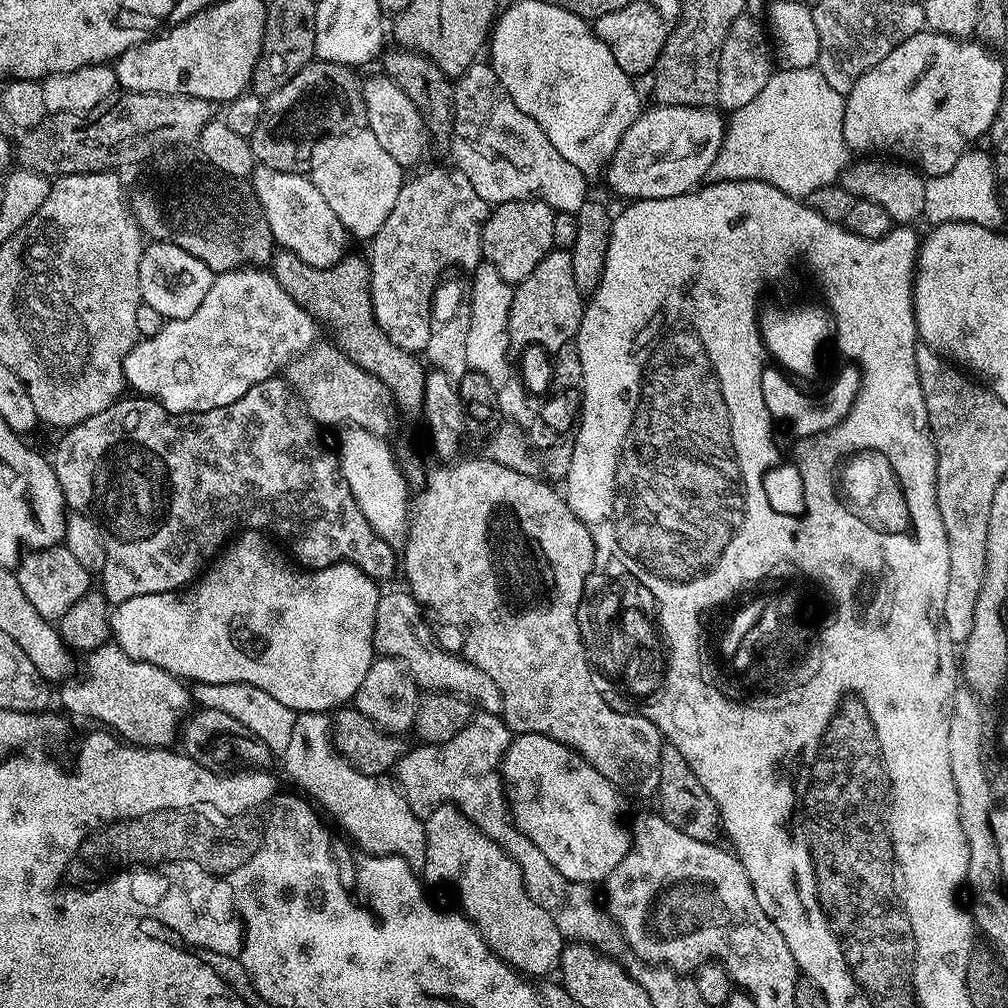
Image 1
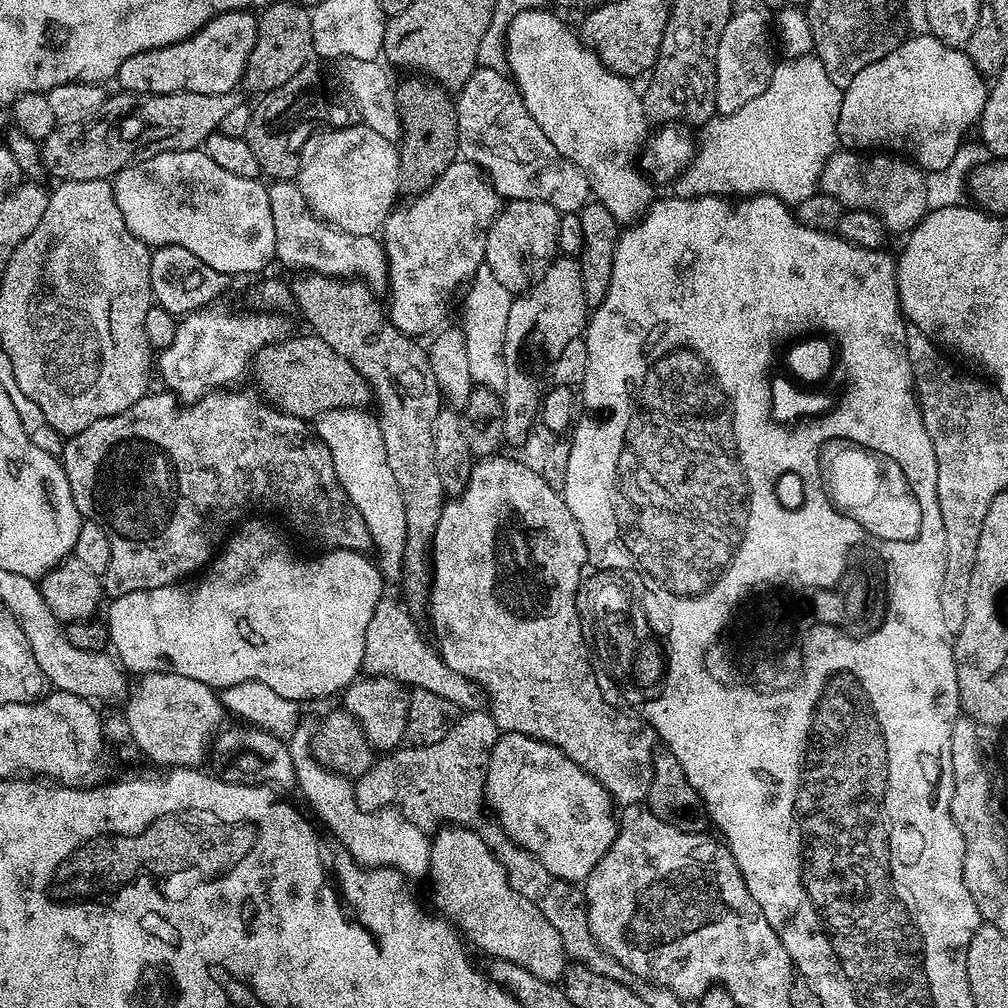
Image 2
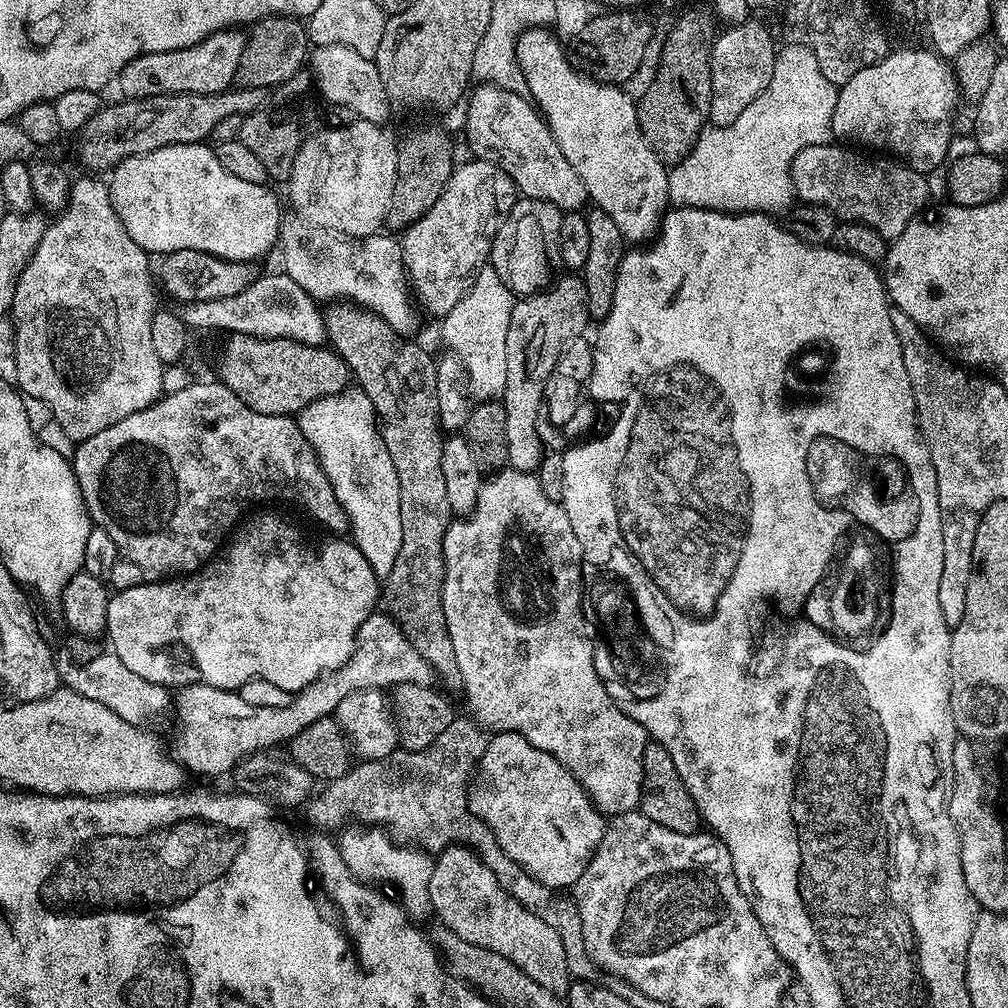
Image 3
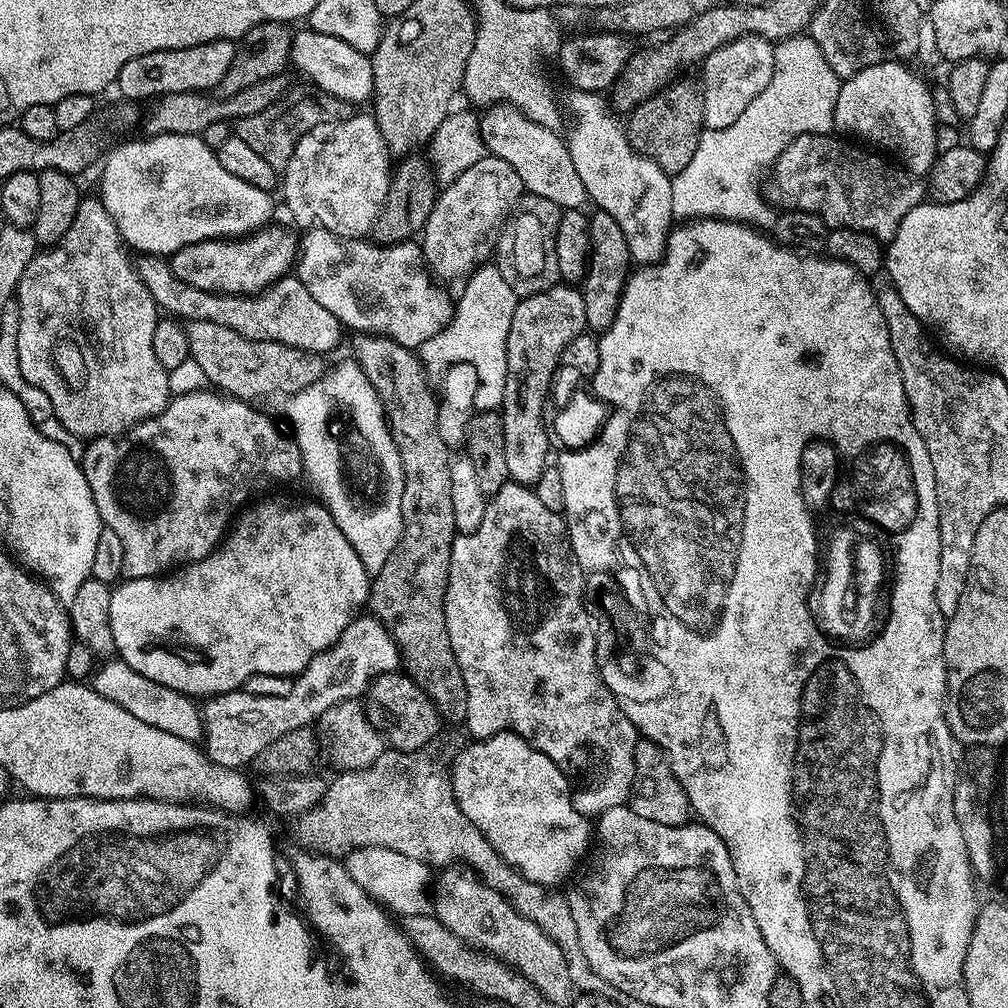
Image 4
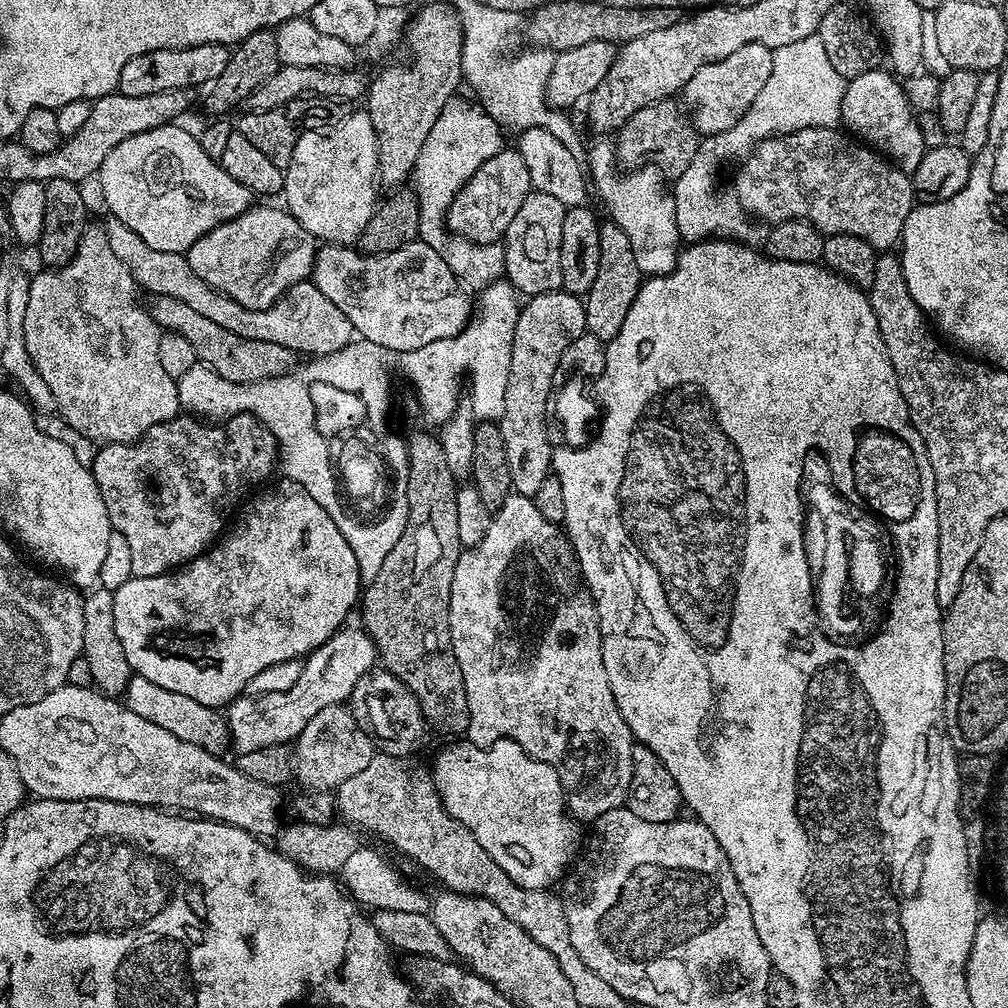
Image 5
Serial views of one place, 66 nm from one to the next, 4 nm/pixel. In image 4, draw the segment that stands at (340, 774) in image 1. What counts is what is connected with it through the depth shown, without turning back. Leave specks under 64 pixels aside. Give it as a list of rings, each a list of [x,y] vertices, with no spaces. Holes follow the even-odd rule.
[[[366,846],[348,853],[346,867],[350,878],[354,878],[354,882],[358,882],[362,890],[366,890],[366,894],[370,894],[378,903],[383,904],[393,917],[433,915],[434,892],[430,885],[434,880],[434,872],[429,865],[423,864],[418,858],[408,858],[406,854],[398,854],[398,850],[382,846]]]

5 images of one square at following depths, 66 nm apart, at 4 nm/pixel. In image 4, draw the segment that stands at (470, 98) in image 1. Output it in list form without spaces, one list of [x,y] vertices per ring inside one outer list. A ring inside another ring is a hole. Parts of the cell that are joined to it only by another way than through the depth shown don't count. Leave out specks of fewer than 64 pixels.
[[[500,103],[483,109],[480,133],[485,149],[491,155],[510,162],[510,166],[518,170],[525,193],[550,198],[550,202],[557,204],[561,210],[585,207],[582,178],[578,178],[578,170],[574,170],[574,158],[570,158],[565,137],[559,131],[552,131],[532,121],[512,104]]]

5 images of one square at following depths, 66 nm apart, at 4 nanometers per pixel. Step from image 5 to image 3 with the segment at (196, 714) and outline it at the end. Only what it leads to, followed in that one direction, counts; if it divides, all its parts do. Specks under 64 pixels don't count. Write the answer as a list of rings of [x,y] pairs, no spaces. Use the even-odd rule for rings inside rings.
[[[111,650],[101,651],[98,658],[90,658],[84,664],[65,663],[59,669],[63,687],[82,694],[82,698],[91,698],[94,702],[102,702],[106,710],[114,710],[118,718],[137,726],[152,726],[155,720],[160,720],[164,715],[169,715],[174,704],[174,696],[163,684],[146,682],[134,674],[134,670],[122,666],[122,658],[118,658]]]

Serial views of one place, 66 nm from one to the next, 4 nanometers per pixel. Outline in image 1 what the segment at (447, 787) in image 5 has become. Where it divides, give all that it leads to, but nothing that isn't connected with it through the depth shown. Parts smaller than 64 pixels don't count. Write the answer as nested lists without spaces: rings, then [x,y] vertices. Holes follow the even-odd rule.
[[[522,732],[513,735],[510,746],[504,751],[504,759],[500,761],[500,774],[504,777],[504,786],[508,797],[508,807],[512,820],[546,854],[547,860],[558,871],[574,882],[582,882],[593,886],[606,880],[609,873],[626,858],[630,843],[630,828],[620,821],[620,796],[616,785],[611,784],[586,758],[582,758],[572,748],[562,742],[554,742],[554,738],[546,738],[542,734]]]

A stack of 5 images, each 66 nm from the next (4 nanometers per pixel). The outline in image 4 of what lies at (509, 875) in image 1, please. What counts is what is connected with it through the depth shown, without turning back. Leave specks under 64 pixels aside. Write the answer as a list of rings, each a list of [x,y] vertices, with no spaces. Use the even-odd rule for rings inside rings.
[[[449,866],[439,873],[434,880],[432,897],[434,914],[458,938],[462,938],[472,948],[481,948],[504,964],[516,968],[550,1002],[557,1006],[571,1005],[574,989],[570,982],[570,970],[558,942],[554,942],[530,918],[518,914],[514,906],[500,892],[486,886],[479,876],[467,866]]]

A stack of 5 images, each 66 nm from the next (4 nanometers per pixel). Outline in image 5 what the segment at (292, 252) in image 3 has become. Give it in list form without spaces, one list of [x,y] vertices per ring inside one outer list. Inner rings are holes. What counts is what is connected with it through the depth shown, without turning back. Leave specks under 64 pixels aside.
[[[419,238],[410,241],[406,246],[402,246],[402,250],[394,250],[390,254],[382,254],[381,256],[367,256],[365,252],[360,251],[359,247],[347,244],[321,243],[316,250],[310,279],[313,284],[318,286],[318,290],[322,290],[322,294],[326,294],[326,298],[330,298],[330,302],[334,302],[334,306],[338,306],[338,310],[342,310],[342,314],[346,314],[346,318],[350,318],[352,331],[357,337],[374,342],[385,348],[387,352],[398,353],[418,350],[418,346],[426,346],[430,342],[438,342],[442,338],[457,336],[468,327],[470,317],[474,312],[474,304],[473,301],[472,304],[468,301],[467,294],[469,295],[469,293],[466,291],[465,285],[450,270],[450,266],[446,266],[442,254],[438,254],[438,250],[434,250],[434,246],[430,246],[425,240]]]

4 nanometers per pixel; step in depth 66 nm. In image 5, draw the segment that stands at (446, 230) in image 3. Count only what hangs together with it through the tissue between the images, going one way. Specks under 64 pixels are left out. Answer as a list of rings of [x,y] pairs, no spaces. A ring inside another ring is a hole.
[[[505,147],[490,162],[482,162],[478,170],[462,186],[456,201],[448,209],[447,223],[457,236],[471,240],[473,244],[495,244],[503,241],[504,231],[514,222],[514,214],[526,202],[529,192],[533,191],[530,170],[522,162],[522,154],[515,147]]]

